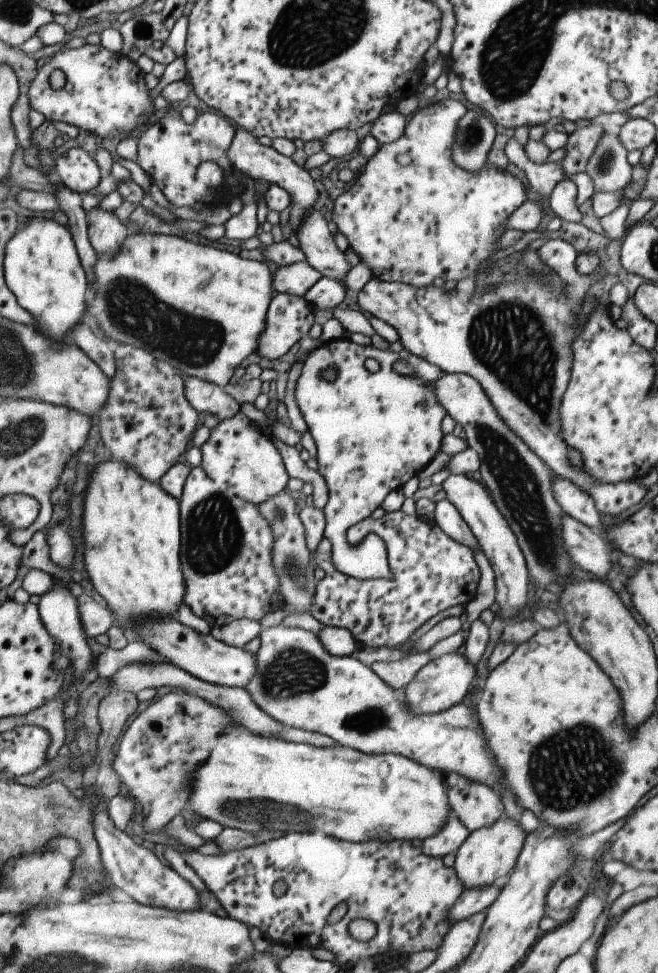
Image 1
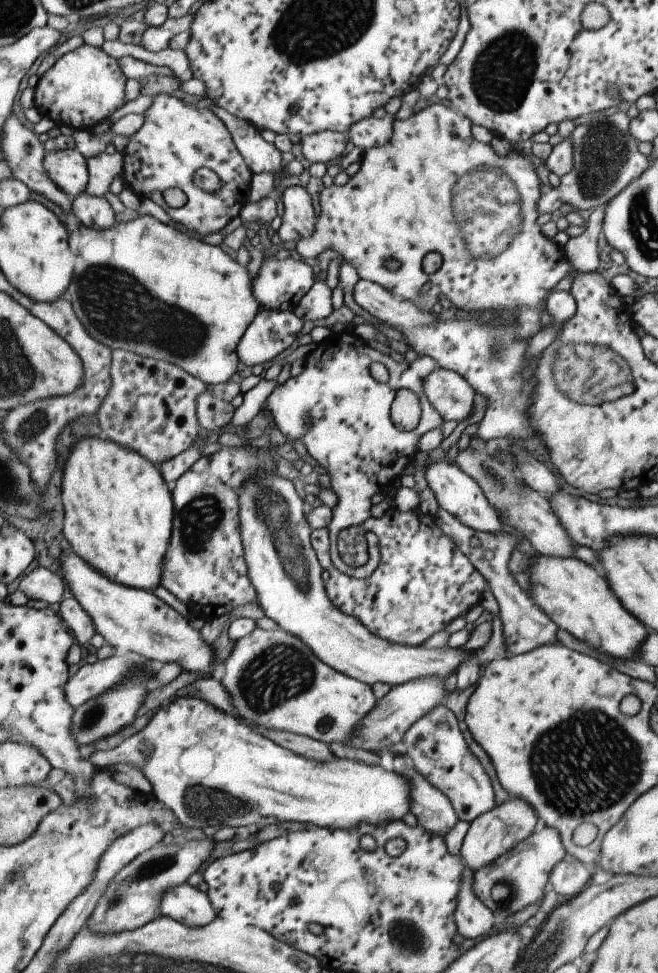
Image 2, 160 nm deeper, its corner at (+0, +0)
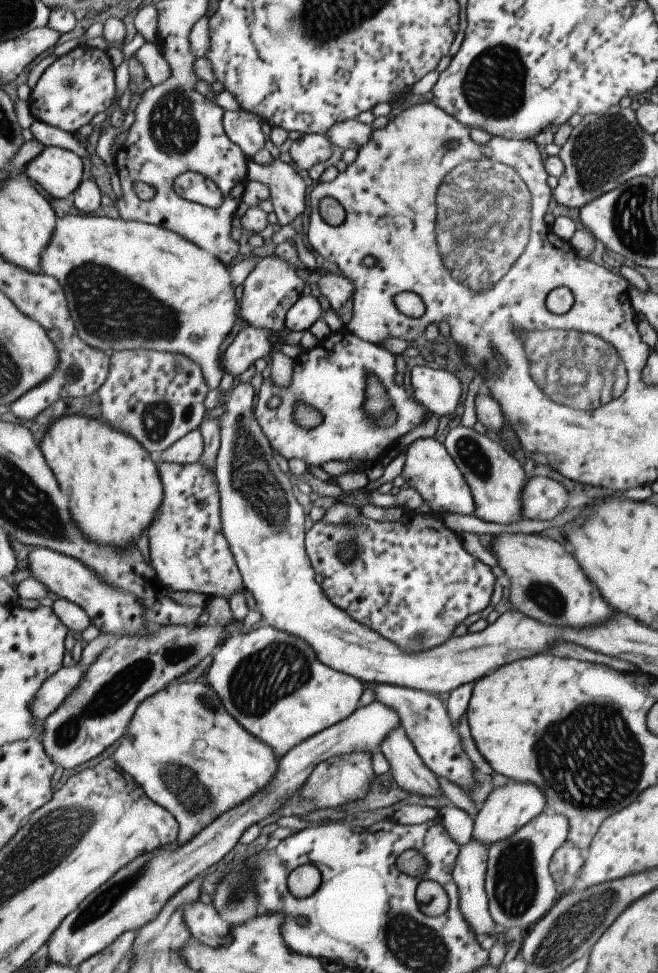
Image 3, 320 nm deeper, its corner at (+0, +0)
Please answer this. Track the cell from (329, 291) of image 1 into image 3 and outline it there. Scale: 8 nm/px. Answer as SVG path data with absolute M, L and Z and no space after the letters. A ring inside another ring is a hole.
M303 294L291 309L287 310L284 328L289 331L304 332L319 318L323 316L325 305L320 298L311 294Z

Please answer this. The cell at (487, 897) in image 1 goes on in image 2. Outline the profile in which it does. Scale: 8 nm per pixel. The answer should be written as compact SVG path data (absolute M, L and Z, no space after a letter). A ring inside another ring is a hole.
M544 825L541 830L532 832L520 840L515 847L496 856L492 863L474 872L472 887L475 896L495 915L496 921L501 921L519 912L527 904L542 901L546 893L545 884L548 882L550 870L566 857L567 854L558 832Z

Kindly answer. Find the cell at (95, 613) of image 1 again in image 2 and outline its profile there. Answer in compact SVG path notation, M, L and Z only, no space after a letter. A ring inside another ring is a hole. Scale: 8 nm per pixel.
M73 597L59 602L57 610L60 620L66 628L69 628L77 644L89 641L89 638L96 632L89 615Z

